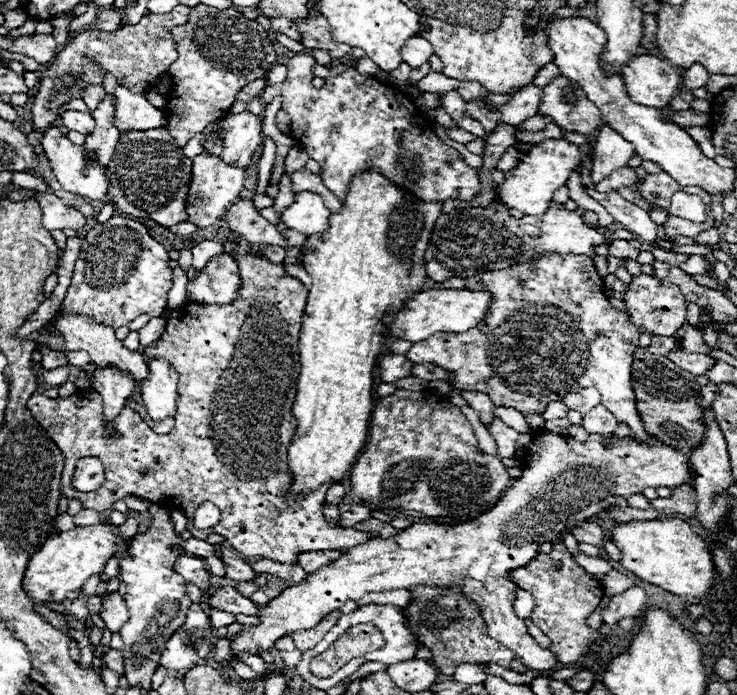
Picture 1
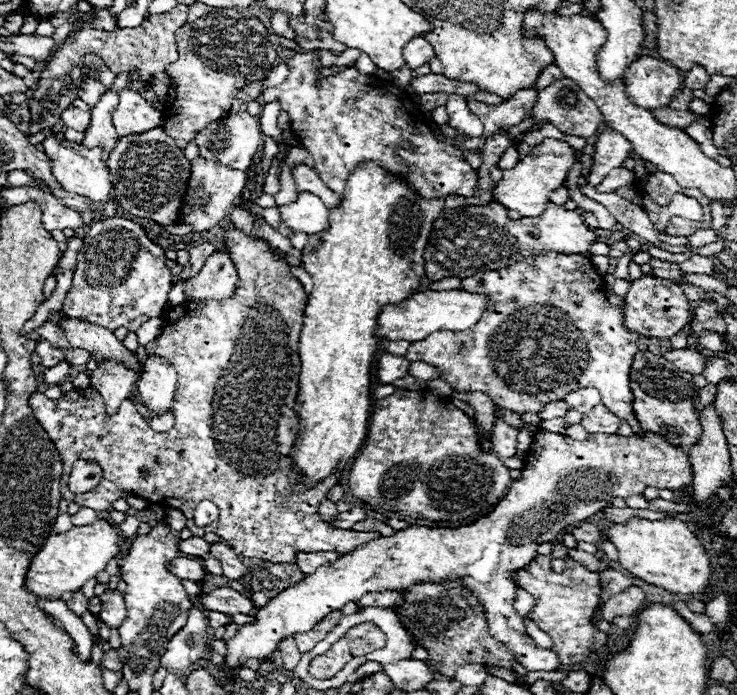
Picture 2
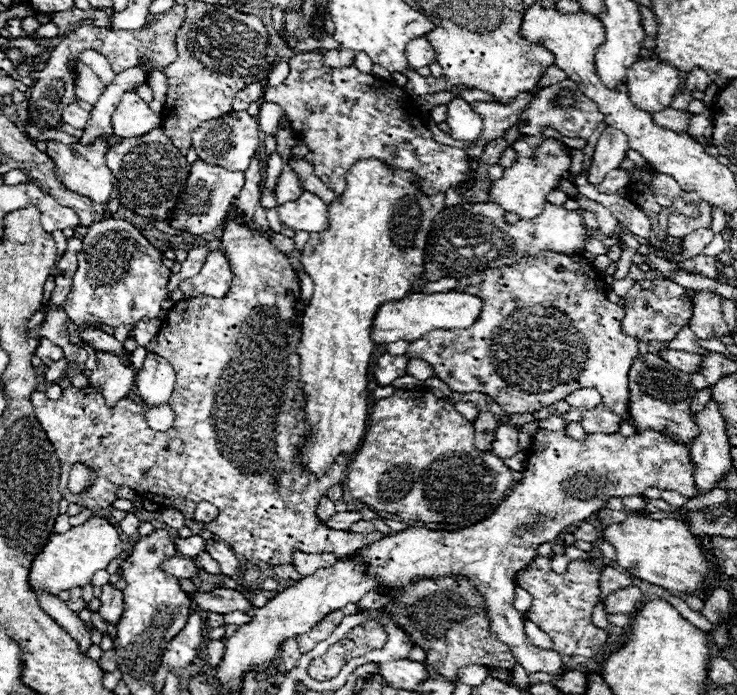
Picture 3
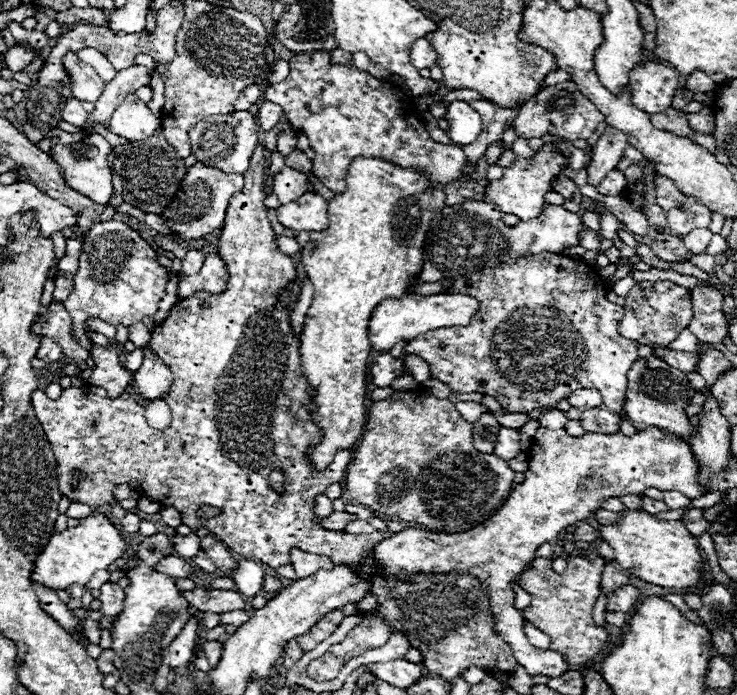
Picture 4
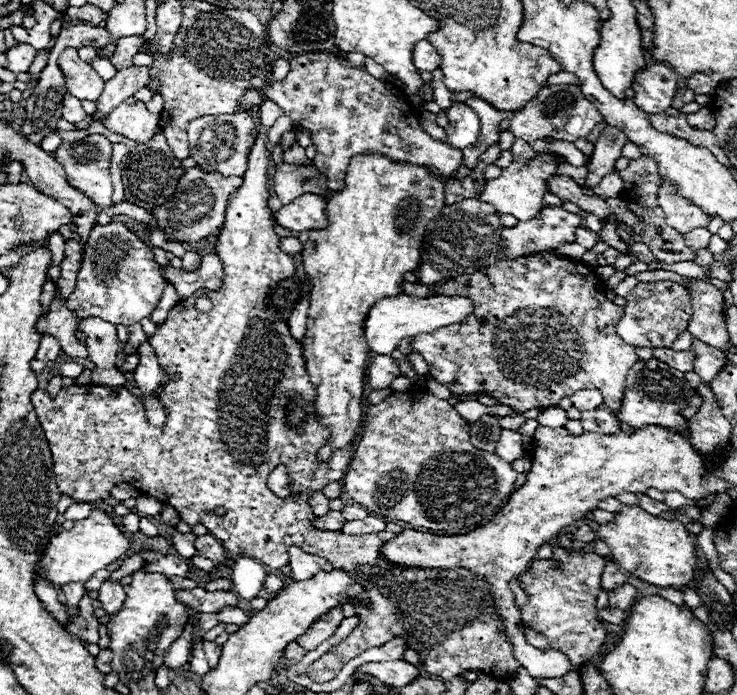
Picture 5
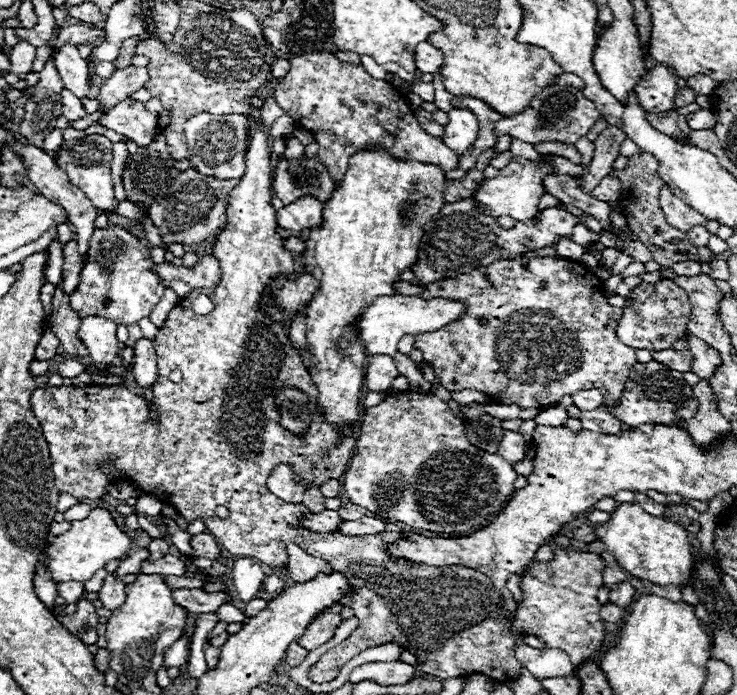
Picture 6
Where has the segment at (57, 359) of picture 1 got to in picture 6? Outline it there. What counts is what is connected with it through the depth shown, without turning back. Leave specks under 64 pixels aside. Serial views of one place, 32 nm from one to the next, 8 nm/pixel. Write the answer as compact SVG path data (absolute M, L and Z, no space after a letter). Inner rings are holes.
M46 330L44 334L42 334L42 338L40 338L40 342L38 342L38 348L36 348L36 360L52 360L58 352L58 346L60 346L60 342L58 342L58 338L50 332L50 330Z

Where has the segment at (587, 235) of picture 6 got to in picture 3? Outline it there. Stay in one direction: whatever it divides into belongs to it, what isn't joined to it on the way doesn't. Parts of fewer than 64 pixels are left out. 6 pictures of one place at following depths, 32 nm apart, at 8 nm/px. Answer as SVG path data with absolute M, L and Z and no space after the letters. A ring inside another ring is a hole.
M590 235L586 240L586 251L595 253L594 255L606 254L609 248L605 247L601 240Z

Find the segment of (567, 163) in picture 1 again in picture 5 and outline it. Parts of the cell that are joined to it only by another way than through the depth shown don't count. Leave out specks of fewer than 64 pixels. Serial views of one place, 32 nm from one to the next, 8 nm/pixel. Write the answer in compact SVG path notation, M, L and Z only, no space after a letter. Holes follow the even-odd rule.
M538 154L536 158L514 158L514 162L502 170L502 176L496 178L496 180L488 180L482 194L480 194L480 200L486 202L486 204L492 204L496 206L496 210L500 214L512 214L516 216L518 220L526 222L530 218L536 218L542 210L542 198L544 194L548 192L548 178L552 178L558 170L558 164L562 162L564 158L558 156L558 154Z

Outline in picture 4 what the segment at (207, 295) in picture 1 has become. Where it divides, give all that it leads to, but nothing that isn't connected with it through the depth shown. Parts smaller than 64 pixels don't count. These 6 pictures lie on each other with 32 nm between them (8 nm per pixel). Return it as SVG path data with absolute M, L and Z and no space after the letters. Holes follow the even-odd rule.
M212 252L206 256L202 268L194 276L186 276L178 284L178 292L182 298L190 298L196 292L208 292L208 294L222 294L228 284L228 270L226 262L218 252Z

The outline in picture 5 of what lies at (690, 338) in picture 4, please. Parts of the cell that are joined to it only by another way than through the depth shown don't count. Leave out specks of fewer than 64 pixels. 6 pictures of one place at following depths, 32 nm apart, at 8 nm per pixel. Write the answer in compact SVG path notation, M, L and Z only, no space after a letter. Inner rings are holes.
M685 330L671 345L676 351L692 351L694 336Z

